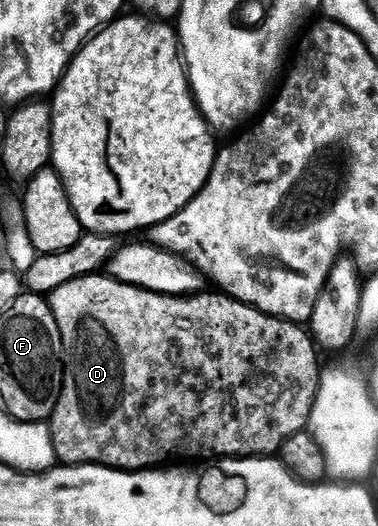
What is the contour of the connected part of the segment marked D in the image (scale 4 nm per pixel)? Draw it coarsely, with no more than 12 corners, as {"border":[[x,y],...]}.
{"border":[[97,272],[50,296],[57,459],[272,456],[303,325]]}

